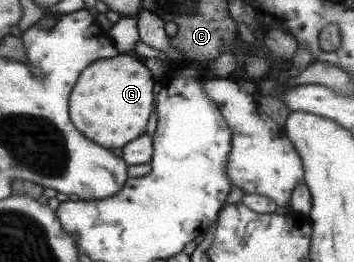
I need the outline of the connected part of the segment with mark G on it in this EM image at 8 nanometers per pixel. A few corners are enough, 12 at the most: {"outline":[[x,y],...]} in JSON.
{"outline":[[134,54],[96,61],[70,95],[86,137],[124,148],[154,111]]}

